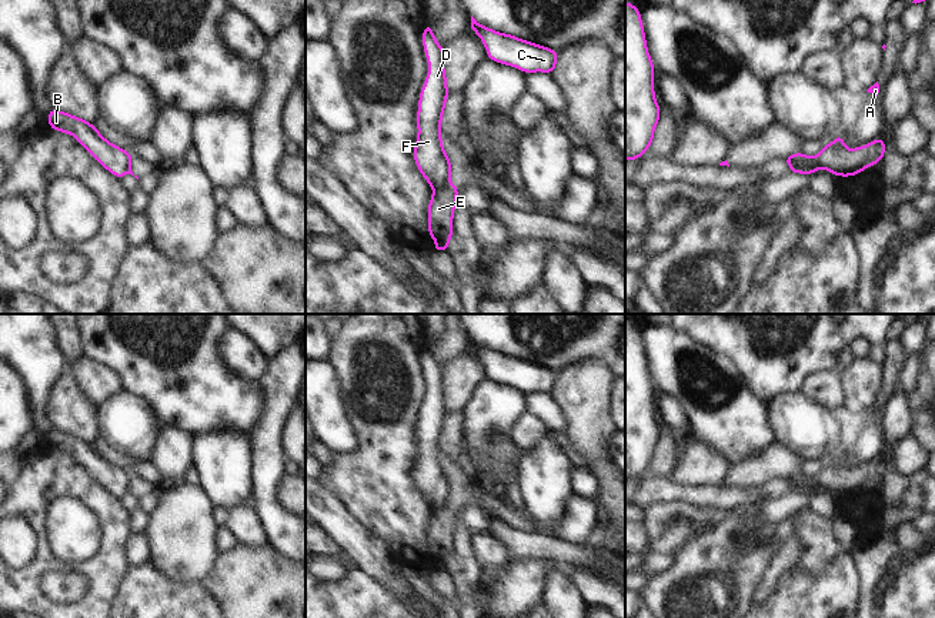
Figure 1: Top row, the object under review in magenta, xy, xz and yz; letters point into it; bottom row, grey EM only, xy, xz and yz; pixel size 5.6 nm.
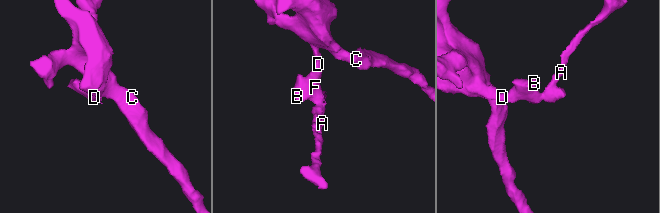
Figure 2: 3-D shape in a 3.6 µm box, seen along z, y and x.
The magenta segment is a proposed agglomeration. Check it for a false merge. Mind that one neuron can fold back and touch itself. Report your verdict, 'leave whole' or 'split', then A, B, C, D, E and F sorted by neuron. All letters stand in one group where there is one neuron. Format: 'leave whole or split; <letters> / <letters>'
split; A E / B C D F

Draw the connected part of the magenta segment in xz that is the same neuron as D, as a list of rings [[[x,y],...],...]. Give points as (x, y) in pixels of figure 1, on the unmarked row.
[[[431,343],[423,351],[423,364],[430,385],[418,421],[418,458],[414,480],[430,505],[440,511],[448,497],[448,485],[441,464],[441,437],[448,417],[444,392],[444,368],[437,363]]]

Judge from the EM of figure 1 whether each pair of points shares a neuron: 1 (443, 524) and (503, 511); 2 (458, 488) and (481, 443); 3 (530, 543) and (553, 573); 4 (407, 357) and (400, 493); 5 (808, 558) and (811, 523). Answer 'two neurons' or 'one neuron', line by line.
1: two neurons
2: two neurons
3: two neurons
4: one neuron
5: one neuron

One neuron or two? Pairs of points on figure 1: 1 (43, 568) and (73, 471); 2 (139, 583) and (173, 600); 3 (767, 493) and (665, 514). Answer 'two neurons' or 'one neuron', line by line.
1: one neuron
2: one neuron
3: one neuron

